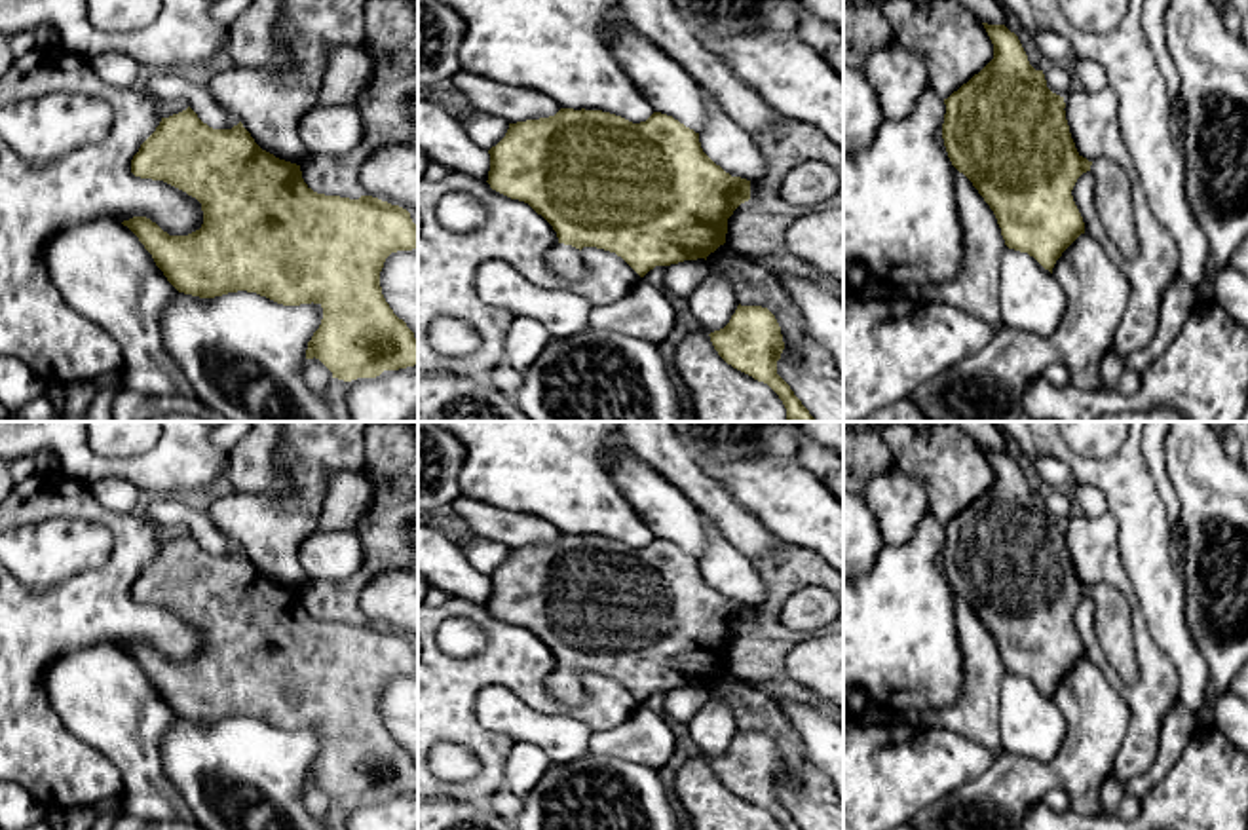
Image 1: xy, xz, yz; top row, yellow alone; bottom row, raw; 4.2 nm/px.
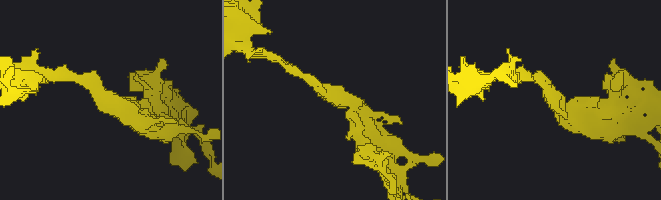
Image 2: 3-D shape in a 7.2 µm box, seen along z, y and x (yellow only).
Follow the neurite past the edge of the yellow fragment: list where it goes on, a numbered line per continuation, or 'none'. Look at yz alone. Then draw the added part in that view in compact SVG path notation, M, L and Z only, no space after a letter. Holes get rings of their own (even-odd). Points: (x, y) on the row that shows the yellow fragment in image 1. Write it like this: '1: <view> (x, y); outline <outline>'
1: yz (1112, 187); outline M1106 158L1090 165L1094 177L1094 205L1100 220L1125 258L1138 256L1138 236L1132 213L1132 184L1125 169Z

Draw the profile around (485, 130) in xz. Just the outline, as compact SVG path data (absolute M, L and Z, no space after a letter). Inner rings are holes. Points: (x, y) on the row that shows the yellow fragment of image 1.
M482 110L467 112L458 120L462 122L471 142L486 152L496 146L509 129L507 120Z

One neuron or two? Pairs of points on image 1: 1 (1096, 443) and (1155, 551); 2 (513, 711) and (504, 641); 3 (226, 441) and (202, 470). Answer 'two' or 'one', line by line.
1: two
2: two
3: two

